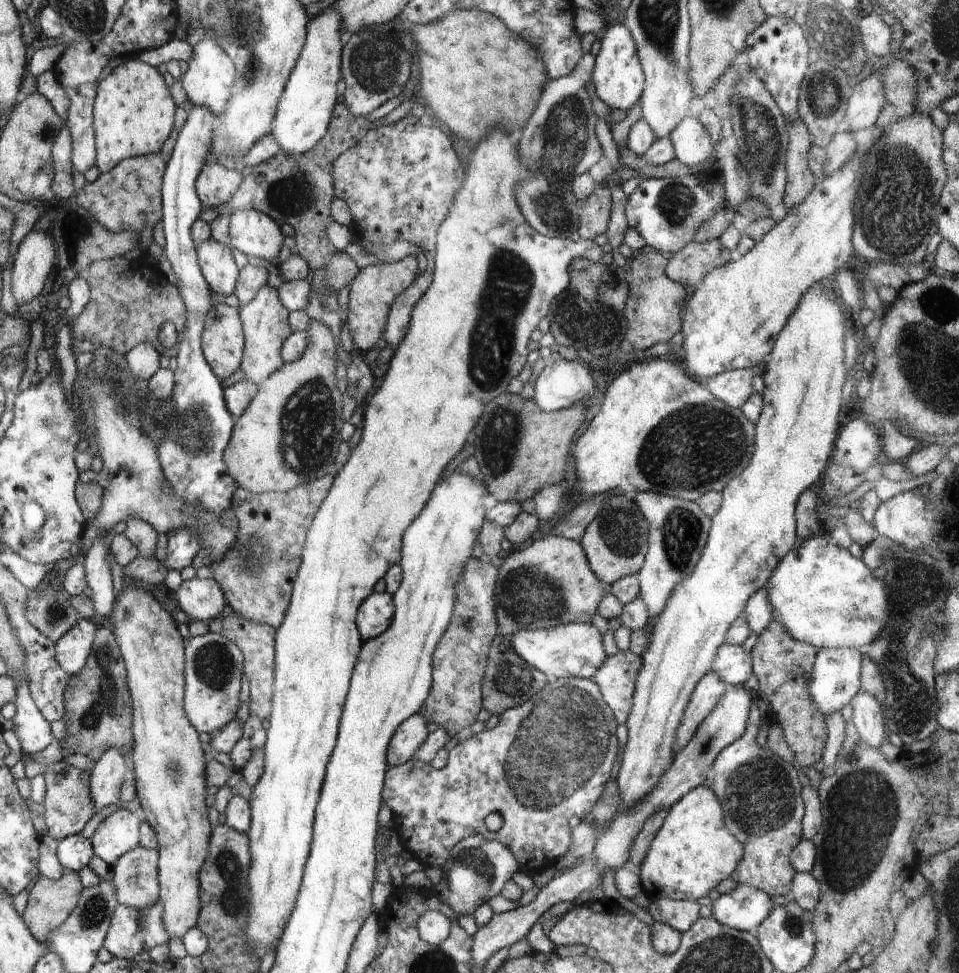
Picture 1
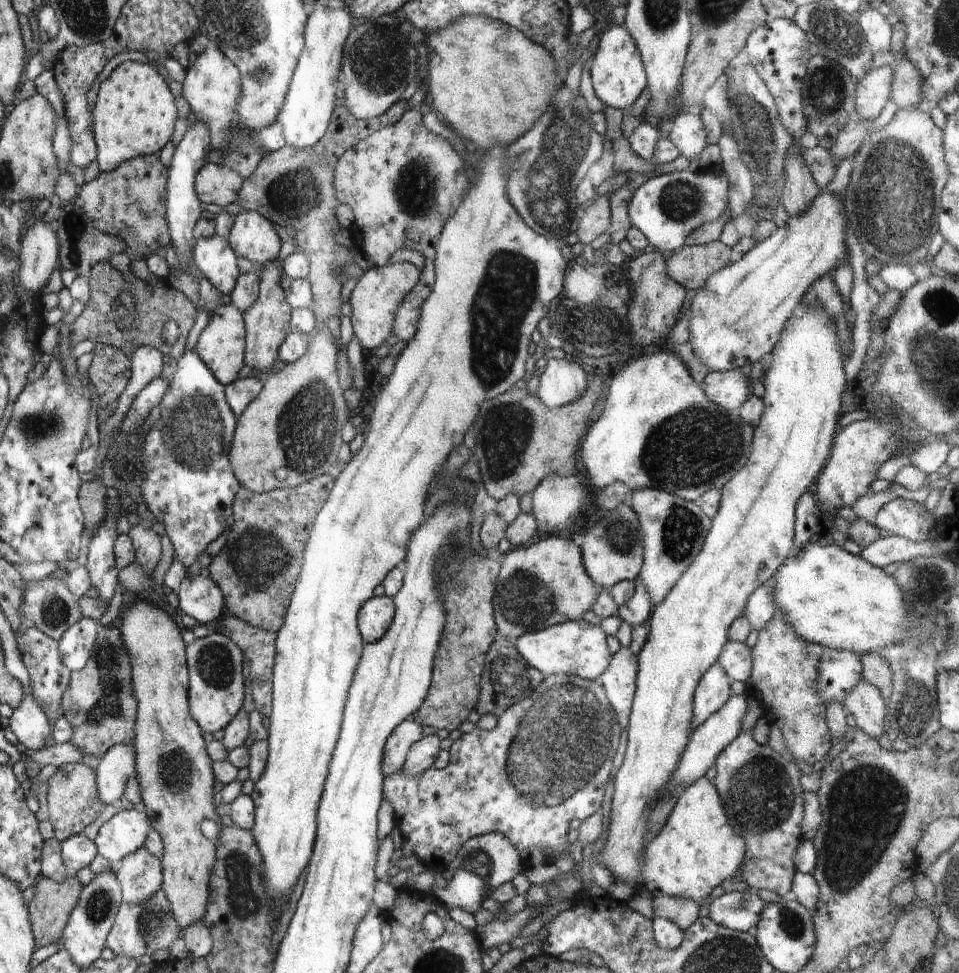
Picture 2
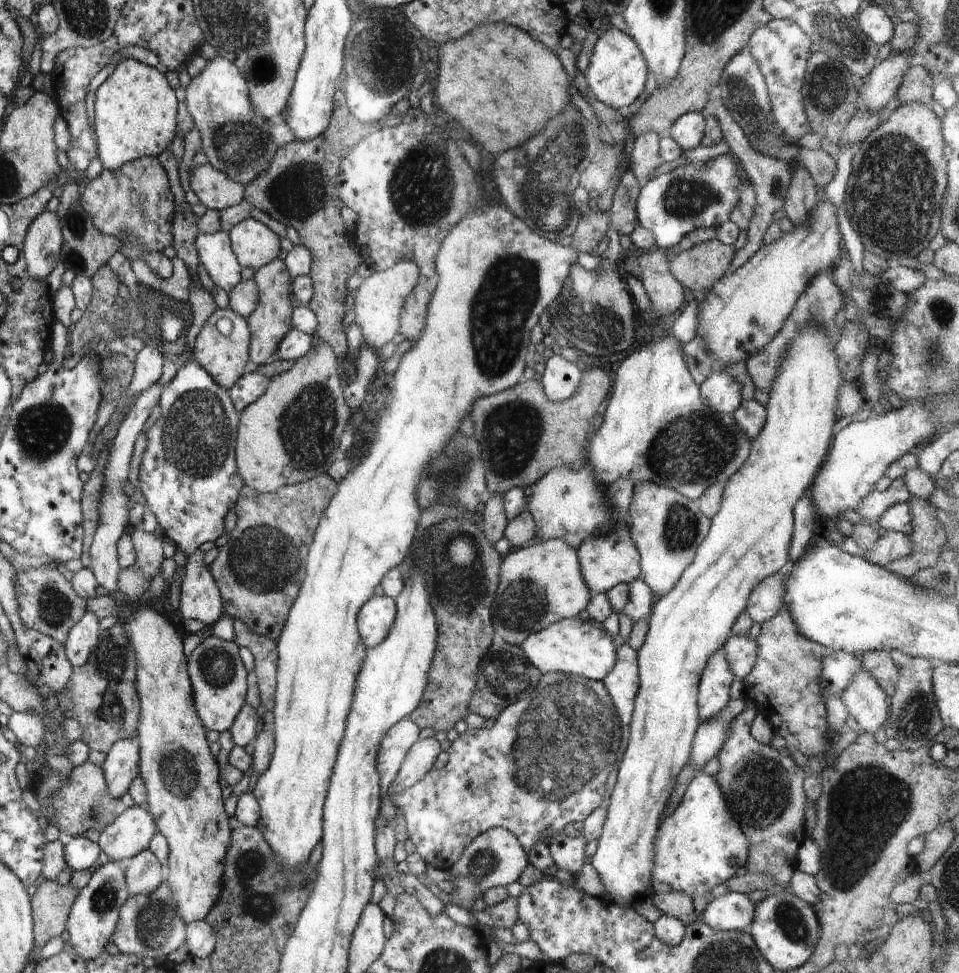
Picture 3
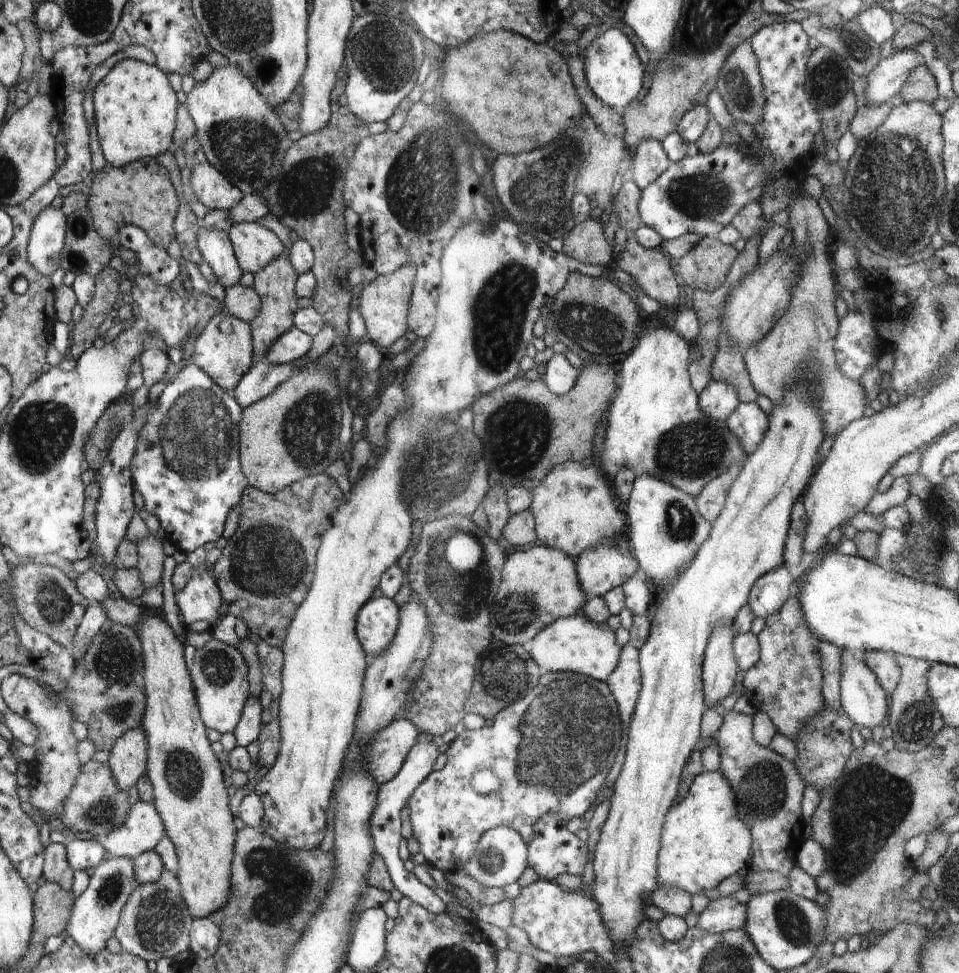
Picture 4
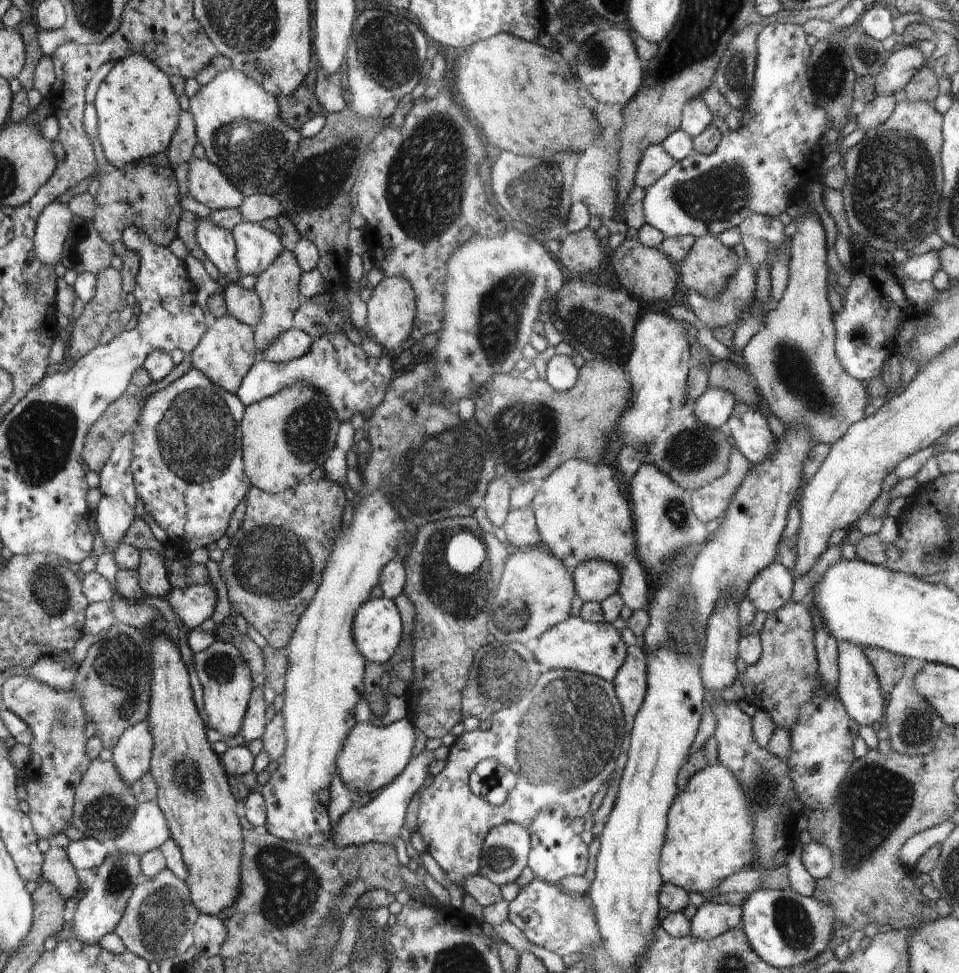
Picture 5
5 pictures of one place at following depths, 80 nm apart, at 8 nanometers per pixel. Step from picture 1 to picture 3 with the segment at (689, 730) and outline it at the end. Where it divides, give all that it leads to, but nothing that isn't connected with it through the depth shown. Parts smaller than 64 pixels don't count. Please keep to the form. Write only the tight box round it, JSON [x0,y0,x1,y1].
[697,646,734,722]

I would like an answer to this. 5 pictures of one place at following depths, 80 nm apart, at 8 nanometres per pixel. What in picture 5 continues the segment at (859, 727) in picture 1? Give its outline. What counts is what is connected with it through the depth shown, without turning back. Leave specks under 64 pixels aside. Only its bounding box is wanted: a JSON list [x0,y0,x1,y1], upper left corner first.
[836,641,886,725]

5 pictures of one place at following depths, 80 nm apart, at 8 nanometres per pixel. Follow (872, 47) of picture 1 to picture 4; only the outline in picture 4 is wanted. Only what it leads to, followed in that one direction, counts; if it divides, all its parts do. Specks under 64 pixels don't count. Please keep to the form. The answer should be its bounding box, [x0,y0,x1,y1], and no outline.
[856,4,896,45]

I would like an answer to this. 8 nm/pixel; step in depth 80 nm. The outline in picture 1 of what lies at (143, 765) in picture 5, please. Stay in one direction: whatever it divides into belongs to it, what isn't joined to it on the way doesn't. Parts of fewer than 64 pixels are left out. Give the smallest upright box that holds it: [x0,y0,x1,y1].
[91,749,130,812]

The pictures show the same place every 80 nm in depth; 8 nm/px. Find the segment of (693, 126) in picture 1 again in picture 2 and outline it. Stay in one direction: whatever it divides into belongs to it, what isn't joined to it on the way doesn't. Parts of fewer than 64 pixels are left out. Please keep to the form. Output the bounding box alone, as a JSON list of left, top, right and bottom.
[669,112,710,162]

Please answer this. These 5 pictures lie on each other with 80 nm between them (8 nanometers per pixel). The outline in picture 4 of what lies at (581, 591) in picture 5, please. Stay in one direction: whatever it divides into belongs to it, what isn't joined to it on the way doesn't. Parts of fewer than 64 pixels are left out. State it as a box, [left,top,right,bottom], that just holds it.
[575,538,639,598]

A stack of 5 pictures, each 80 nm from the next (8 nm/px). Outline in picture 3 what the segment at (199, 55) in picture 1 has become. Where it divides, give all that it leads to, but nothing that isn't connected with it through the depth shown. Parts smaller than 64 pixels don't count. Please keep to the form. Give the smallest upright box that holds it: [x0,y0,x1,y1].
[185,55,279,188]

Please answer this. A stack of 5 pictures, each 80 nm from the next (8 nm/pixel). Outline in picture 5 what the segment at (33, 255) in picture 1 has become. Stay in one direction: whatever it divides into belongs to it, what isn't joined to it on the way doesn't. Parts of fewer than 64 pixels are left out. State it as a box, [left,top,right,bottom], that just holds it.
[33,200,73,267]

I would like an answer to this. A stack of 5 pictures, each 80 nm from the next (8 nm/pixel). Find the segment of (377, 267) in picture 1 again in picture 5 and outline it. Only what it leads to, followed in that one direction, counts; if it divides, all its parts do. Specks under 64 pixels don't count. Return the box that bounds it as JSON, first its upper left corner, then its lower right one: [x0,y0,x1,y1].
[366,276,417,350]

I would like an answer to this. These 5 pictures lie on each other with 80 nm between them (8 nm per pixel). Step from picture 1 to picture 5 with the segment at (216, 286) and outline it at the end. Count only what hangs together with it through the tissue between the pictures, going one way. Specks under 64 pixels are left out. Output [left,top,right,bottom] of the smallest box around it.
[195,217,239,282]

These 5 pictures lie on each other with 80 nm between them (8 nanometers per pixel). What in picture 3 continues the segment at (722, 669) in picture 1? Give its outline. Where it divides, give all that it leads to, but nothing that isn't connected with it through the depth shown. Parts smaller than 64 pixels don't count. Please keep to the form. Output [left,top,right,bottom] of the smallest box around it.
[723,636,757,678]

